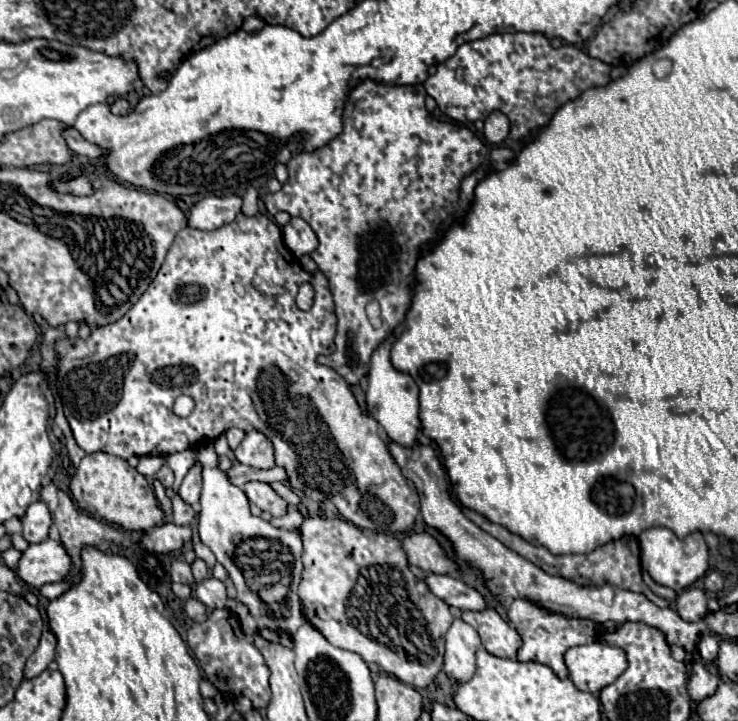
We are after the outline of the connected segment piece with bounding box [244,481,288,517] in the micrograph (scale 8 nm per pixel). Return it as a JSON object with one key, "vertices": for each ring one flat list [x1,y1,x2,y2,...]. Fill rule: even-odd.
{"vertices":[[252,481,244,485,244,493,246,497,256,503,262,511,272,513,272,517,282,517,286,513,288,503,268,485,268,483,260,483,260,481]]}

